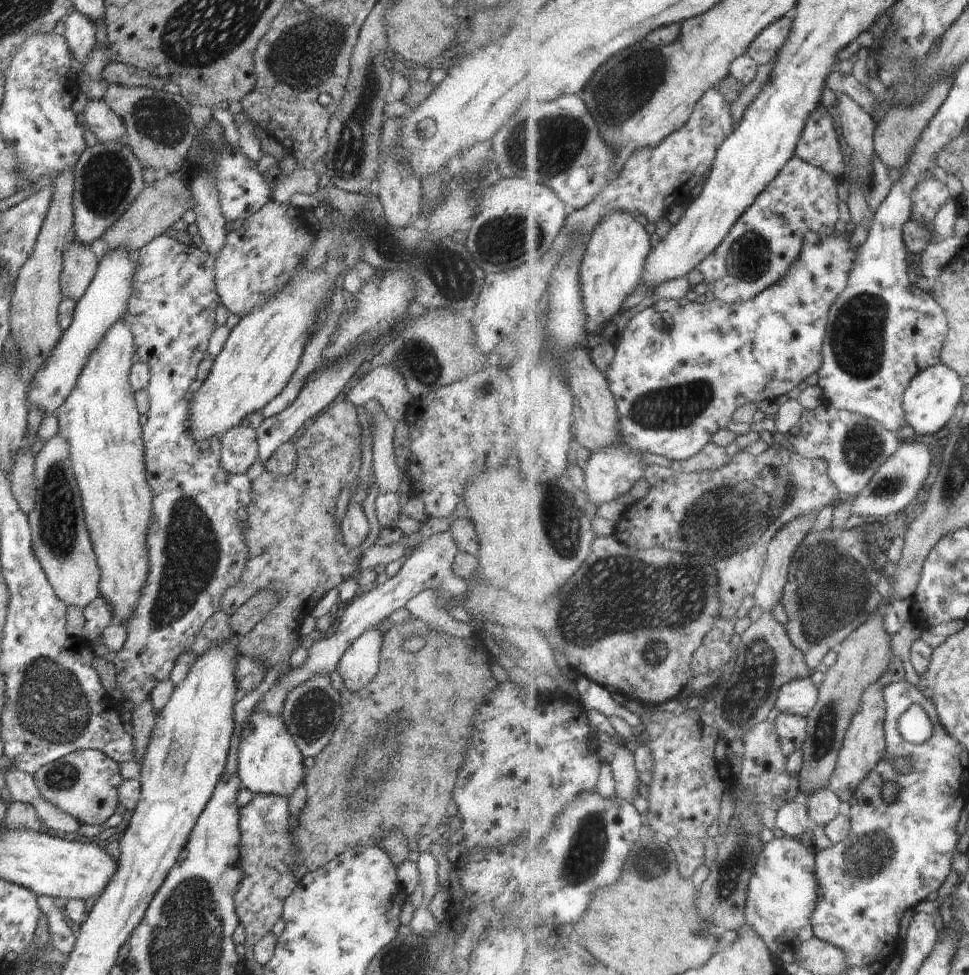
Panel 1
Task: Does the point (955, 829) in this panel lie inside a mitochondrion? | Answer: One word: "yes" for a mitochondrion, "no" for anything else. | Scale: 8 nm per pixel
no

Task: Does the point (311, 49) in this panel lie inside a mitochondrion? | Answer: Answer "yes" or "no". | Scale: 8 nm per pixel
yes

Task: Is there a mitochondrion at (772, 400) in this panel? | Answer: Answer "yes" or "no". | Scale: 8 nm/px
no

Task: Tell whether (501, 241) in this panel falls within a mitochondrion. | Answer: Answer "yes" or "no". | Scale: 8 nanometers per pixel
yes

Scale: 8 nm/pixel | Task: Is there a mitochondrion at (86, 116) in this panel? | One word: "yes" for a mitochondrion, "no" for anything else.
no

